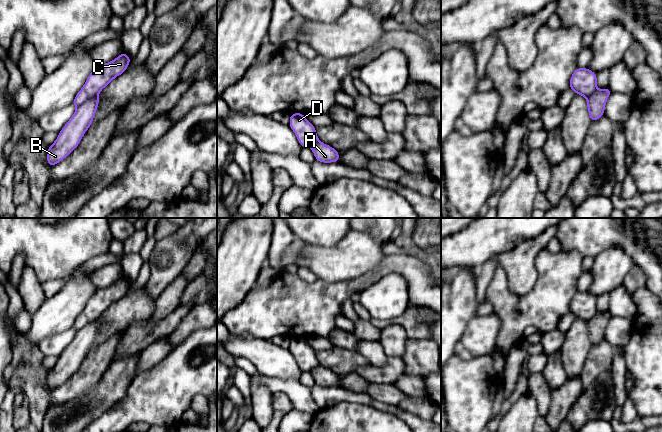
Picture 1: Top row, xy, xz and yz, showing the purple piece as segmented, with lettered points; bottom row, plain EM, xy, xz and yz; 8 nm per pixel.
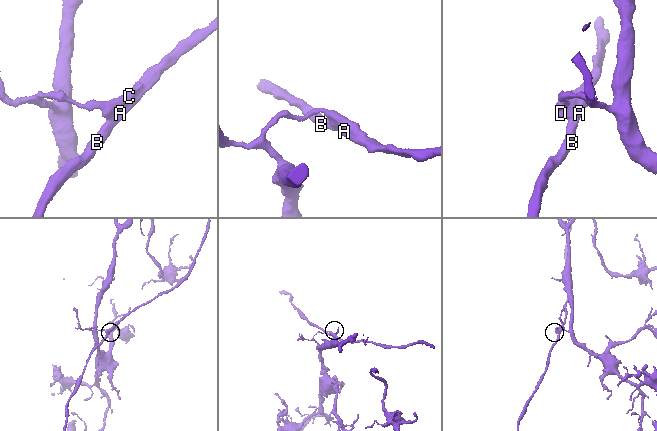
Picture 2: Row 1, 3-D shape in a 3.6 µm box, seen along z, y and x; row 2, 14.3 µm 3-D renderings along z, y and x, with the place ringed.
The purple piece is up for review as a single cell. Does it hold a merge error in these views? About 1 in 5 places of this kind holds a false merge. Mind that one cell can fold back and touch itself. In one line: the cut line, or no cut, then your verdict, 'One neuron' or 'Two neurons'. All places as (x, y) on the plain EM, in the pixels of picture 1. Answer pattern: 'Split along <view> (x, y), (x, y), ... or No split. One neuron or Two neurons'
Split along xy (97, 318), (85, 324), (76, 332). Two neurons

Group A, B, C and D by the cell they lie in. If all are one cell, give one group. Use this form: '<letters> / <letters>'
A B / C D

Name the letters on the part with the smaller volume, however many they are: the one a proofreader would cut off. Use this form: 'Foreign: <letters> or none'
Foreign: A, B

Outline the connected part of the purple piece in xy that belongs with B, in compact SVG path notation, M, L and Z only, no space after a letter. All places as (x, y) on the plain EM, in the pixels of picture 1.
M96 319L76 332L73 340L59 356L55 366L48 372L46 386L51 391L69 380L79 369L85 356L92 348L98 328L99 322Z

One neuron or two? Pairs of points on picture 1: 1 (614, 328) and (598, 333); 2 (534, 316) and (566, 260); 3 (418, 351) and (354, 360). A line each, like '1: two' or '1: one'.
1: two
2: one
3: one

